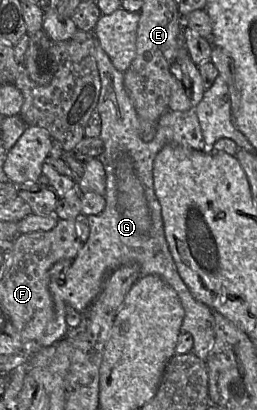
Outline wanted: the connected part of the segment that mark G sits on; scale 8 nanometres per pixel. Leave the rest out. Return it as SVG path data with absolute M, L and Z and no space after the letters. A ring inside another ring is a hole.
M95 36L94 43L101 81L101 90L96 111L101 118L101 133L99 137L104 143L103 152L98 156L98 159L102 163L106 173L106 191L104 194L106 206L100 214L86 217L90 229L89 237L77 256L73 259L64 279L56 279L49 282L48 288L54 302L55 315L52 322L47 326L44 336L34 347L48 347L64 339L69 330L65 319L66 308L70 306L81 314L85 313L100 294L106 278L112 272L128 263L137 263L140 277L157 275L176 291L185 311L180 331L181 333L191 334L193 337L192 353L201 360L206 361L215 341L213 311L194 298L177 271L165 238L161 206L155 195L153 184L154 159L165 145L177 144L197 151L209 151L203 140L195 108L188 111L167 110L157 122L154 138L149 142L144 142L140 135L139 118L124 87L124 73L114 67L109 56L103 50Z

